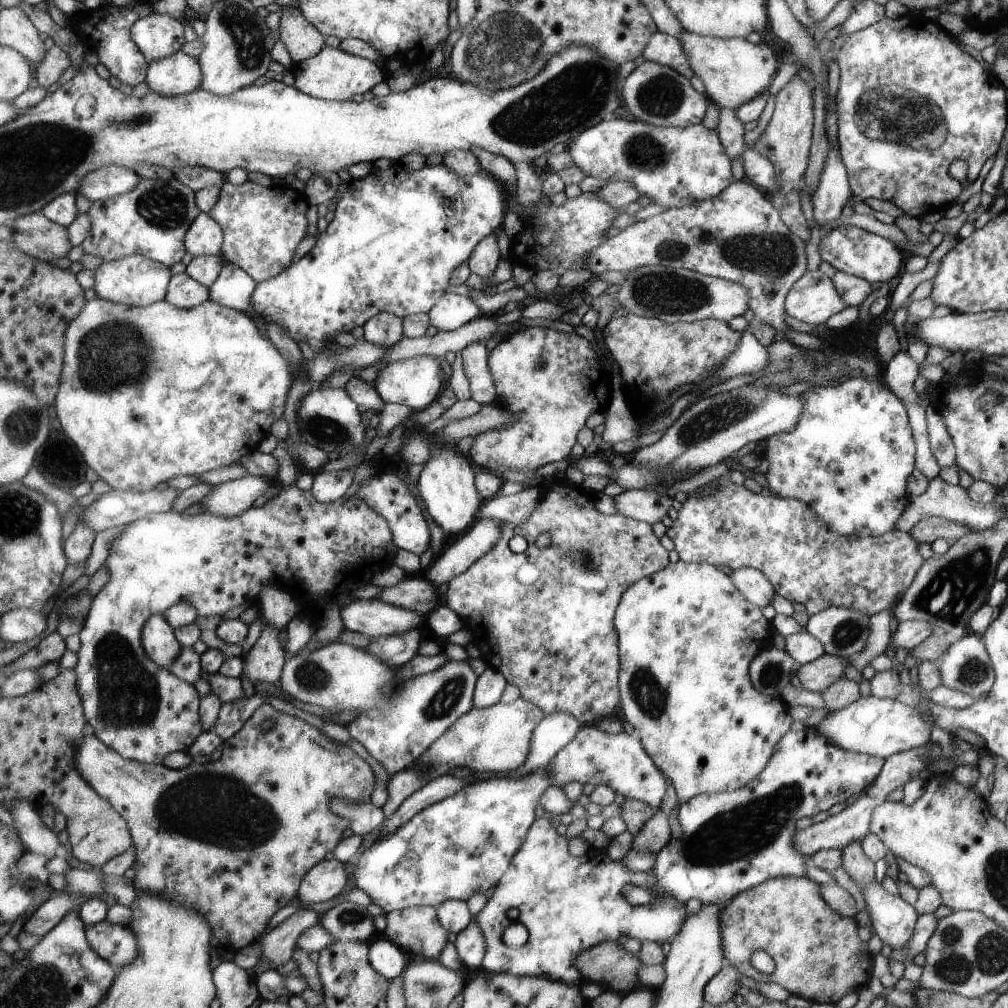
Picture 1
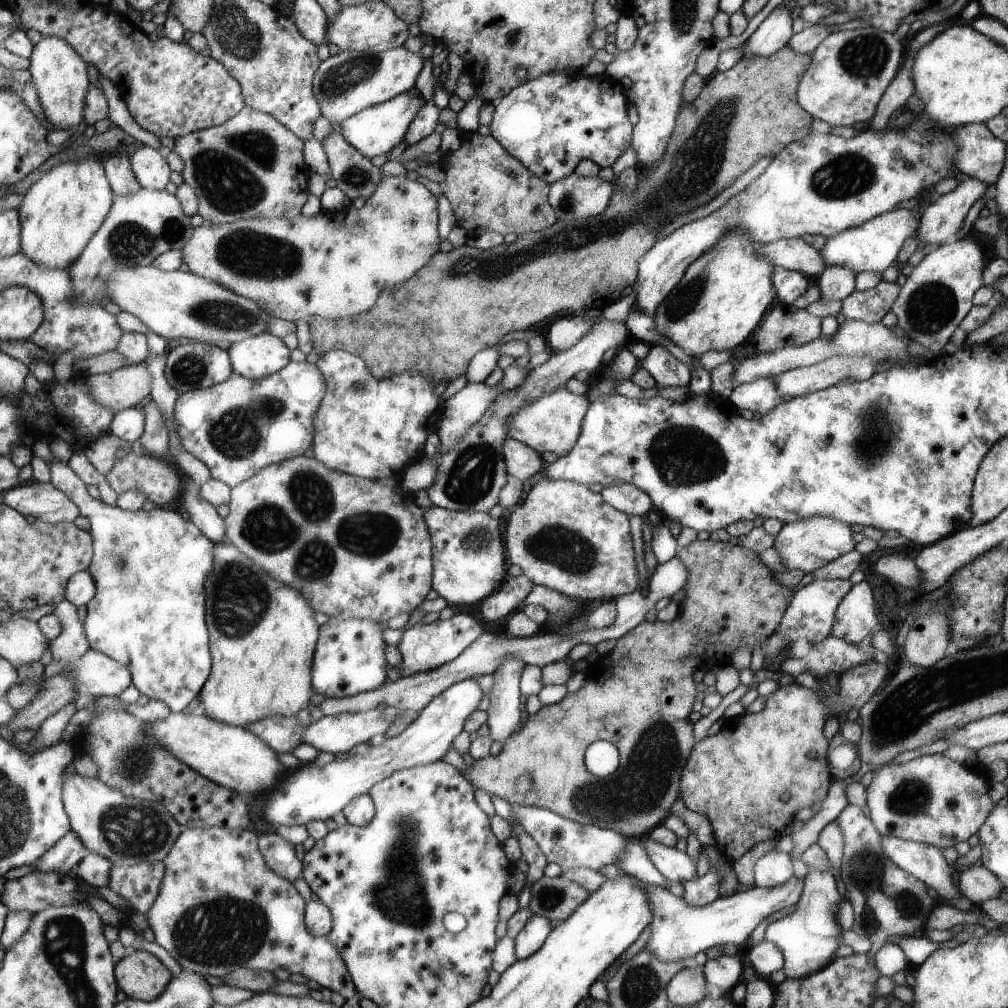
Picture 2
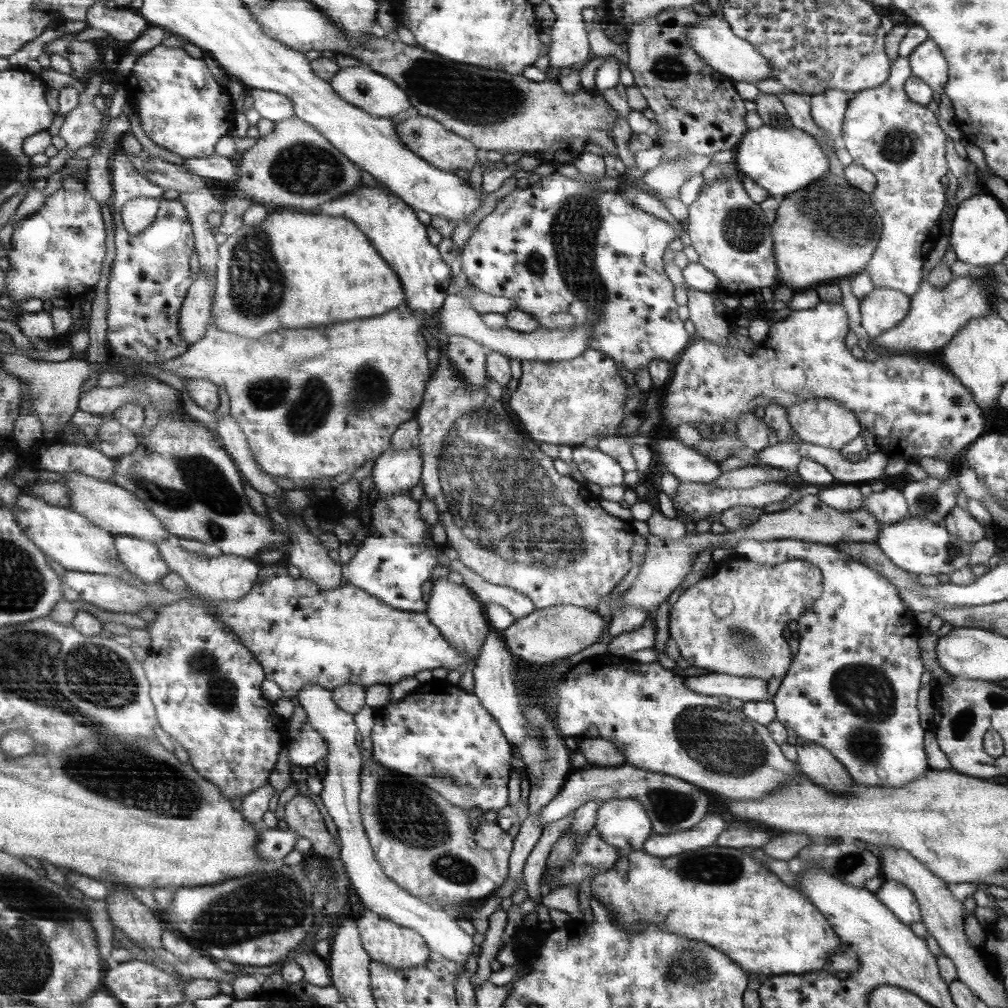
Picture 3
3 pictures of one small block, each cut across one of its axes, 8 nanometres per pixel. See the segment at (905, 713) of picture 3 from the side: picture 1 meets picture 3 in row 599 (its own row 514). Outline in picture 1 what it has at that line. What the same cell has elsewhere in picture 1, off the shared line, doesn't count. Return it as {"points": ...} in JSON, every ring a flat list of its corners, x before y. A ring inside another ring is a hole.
{"points":[[848,377,845,382,838,386,813,387,805,390,798,396,798,400,802,403,799,417,797,418,796,426,790,432,779,432,768,437,764,441,760,458,764,459,769,465,767,472,763,474,767,490,771,494,777,494,778,497,797,498,798,501,807,502,810,507,816,512,819,518,826,524,829,531,838,533,842,536,854,535,859,537,877,537,890,531,893,523,904,511,907,504,907,492,905,492,905,482,909,472,915,468,913,462,913,438,909,429,907,414,903,404,892,394,891,390,883,387,873,380,867,380,866,377]]}

